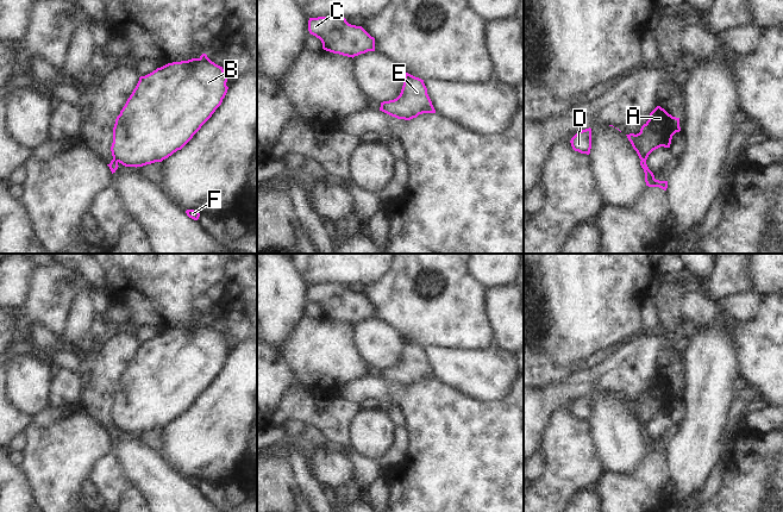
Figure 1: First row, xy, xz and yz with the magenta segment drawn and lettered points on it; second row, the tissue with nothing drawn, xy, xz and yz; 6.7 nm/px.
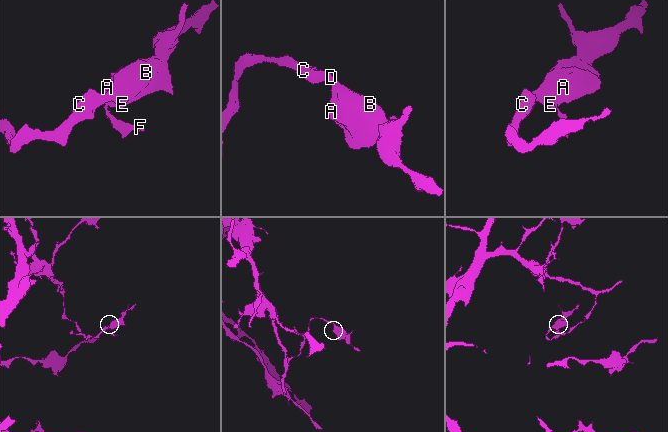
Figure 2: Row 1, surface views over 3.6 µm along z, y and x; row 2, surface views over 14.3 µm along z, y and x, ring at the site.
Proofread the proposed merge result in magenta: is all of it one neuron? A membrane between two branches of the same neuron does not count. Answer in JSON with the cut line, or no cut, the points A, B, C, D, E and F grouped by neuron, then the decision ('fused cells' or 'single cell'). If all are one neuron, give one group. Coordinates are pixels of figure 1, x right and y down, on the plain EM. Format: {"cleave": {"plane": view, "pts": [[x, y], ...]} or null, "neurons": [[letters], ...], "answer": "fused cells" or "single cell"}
{"cleave": {"plane": "xy", "pts": [[113, 424], [117, 429]]}, "neurons": [["A", "B", "C", "D", "E"], ["F"]], "answer": "fused cells"}

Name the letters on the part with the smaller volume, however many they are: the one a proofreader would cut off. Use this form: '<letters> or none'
F

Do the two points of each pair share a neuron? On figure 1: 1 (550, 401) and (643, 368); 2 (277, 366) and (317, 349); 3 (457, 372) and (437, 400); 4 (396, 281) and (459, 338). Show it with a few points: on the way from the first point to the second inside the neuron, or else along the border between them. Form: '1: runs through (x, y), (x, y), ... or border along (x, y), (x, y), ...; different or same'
1: runs through (572, 388), (595, 378), (620, 373); same
2: border along (283, 353), (289, 366), (304, 384); different
3: border along (436, 378), (473, 398); different
4: runs through (412, 295), (420, 299), (444, 323); same

